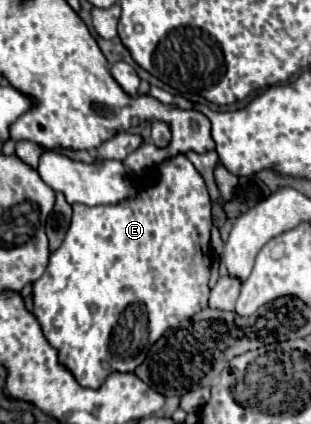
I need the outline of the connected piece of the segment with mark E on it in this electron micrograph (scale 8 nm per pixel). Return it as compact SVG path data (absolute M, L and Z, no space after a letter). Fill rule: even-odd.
M177 155L173 159L163 161L157 167L157 177L153 179L153 183L145 181L145 177L135 177L133 185L137 189L137 193L121 203L115 205L73 205L73 217L71 217L71 225L69 231L61 243L61 247L51 253L49 257L49 265L43 273L41 279L37 279L33 283L33 313L39 319L43 333L47 337L47 341L59 351L59 361L75 375L75 379L83 385L83 387L91 387L97 389L105 377L111 371L135 371L135 367L139 363L143 363L147 349L171 327L177 327L183 319L189 319L193 315L197 315L199 311L203 311L207 307L207 299L209 299L209 267L213 261L213 251L211 251L211 229L213 229L213 219L211 219L211 199L207 193L207 187L203 183L203 177L199 175L199 171L195 171L193 163L185 157L185 155Z

